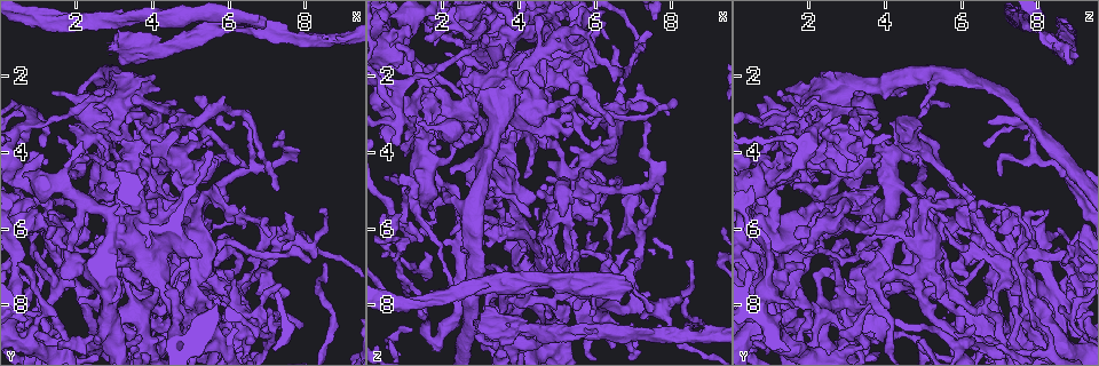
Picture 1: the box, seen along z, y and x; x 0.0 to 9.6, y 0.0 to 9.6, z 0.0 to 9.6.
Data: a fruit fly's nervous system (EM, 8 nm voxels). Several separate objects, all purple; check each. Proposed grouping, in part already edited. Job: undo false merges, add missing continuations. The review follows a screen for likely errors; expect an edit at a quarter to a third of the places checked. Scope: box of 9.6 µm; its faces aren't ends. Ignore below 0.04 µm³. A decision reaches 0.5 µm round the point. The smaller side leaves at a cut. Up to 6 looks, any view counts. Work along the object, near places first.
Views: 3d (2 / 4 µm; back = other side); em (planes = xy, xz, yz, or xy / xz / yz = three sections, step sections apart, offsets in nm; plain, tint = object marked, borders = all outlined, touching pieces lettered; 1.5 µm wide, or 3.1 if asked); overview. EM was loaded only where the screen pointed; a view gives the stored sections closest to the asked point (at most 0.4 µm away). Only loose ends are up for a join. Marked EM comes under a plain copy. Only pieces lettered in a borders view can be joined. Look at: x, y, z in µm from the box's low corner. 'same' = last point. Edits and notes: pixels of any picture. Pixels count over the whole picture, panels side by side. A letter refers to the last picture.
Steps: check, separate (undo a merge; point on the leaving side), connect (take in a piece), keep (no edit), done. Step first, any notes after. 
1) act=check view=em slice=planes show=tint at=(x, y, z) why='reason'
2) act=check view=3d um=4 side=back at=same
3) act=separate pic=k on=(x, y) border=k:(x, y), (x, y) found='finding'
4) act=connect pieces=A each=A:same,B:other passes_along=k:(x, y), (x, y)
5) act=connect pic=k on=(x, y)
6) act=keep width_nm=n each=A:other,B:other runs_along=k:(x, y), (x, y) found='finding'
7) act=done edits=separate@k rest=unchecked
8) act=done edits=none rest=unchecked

act=check view=em slice=xz step=4 show=tint at=(4.80, 3.20, 1.20) why='three-way junction'

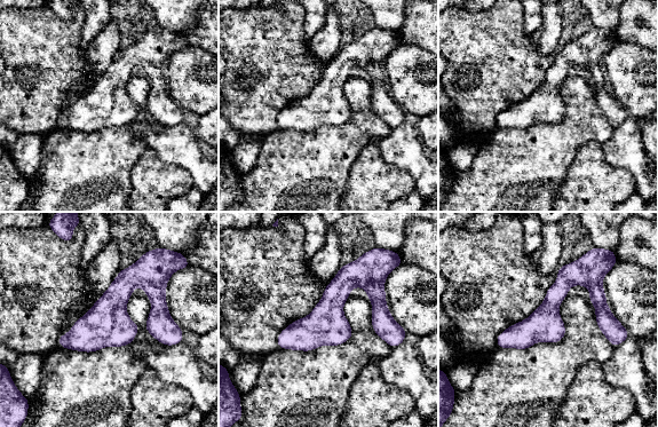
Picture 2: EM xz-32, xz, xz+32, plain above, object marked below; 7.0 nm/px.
act=check view=em slice=planes show=borders at=same why='another direction'

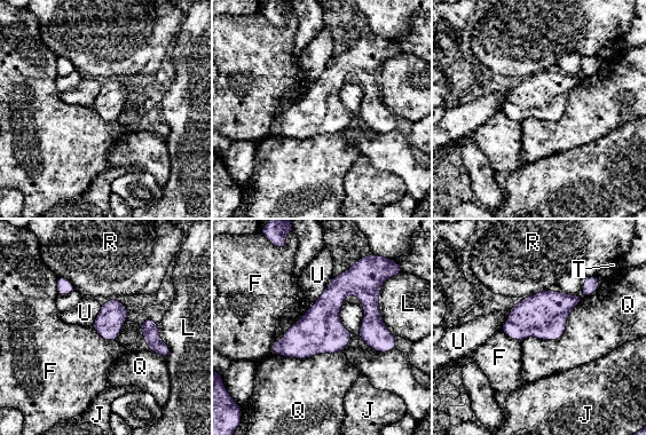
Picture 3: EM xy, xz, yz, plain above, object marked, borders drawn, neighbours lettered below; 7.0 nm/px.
act=keep each=F:other,J:other,L:other,Q:other,R:other,T:other,U:other found='all the same neuron'

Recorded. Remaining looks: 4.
act=check view=3d um=2 at=(7.20, 5.00, 1.15) why='long arm stops here'

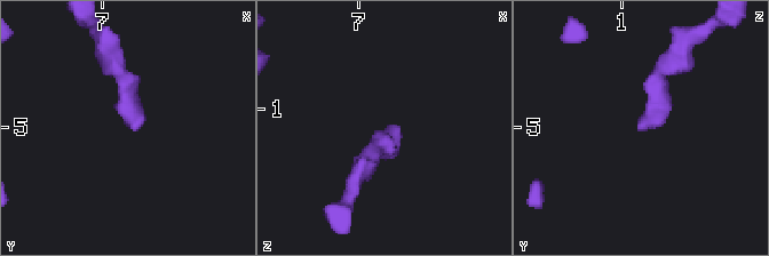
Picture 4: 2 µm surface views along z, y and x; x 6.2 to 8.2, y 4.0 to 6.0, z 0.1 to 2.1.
act=check view=em slice=planes show=borders at=(7.22, 5.02, 1.12) why='now the EM'

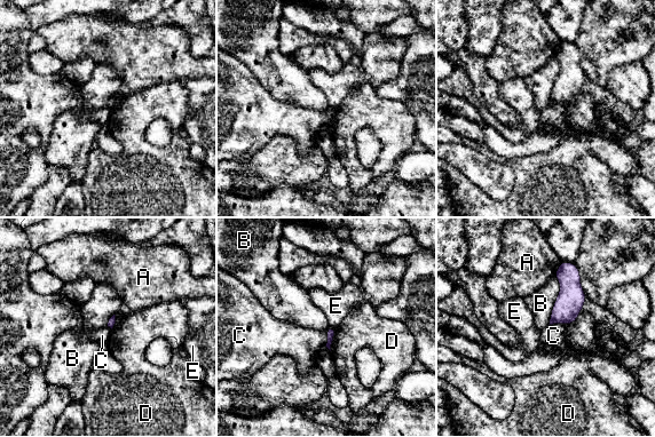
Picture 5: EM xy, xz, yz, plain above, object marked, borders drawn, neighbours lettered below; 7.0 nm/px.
act=keep each=A:other,B:other,C:other,D:other,E:other border=5:(554, 275), (559, 294), (547, 324) found='none of them fits'

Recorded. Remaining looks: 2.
act=check view=3d um=2 side=back at=(6.90, 0.70, 7.60) why='free end'

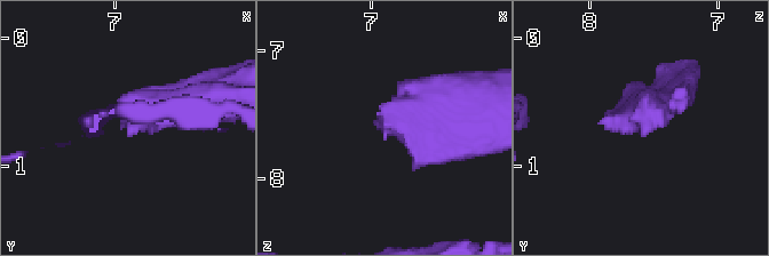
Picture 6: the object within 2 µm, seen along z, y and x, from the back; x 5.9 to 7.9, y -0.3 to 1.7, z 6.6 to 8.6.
act=check view=em slice=planes show=borders at=(6.90, 0.74, 7.60)

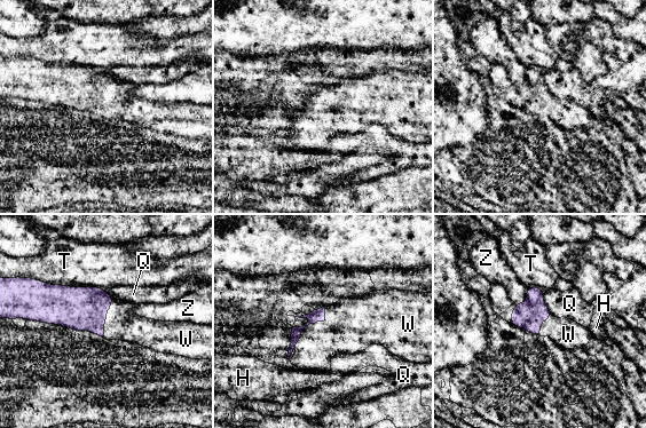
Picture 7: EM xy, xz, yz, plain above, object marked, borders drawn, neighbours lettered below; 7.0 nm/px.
act=connect pieces=W each=H:other,Q:other,T:other,W:same,Z:other passes_along=7:(318, 315), (305, 326), (339, 334) found='the neuron continues'

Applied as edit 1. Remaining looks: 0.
act=done edits=connect@7 rest=unchecked

